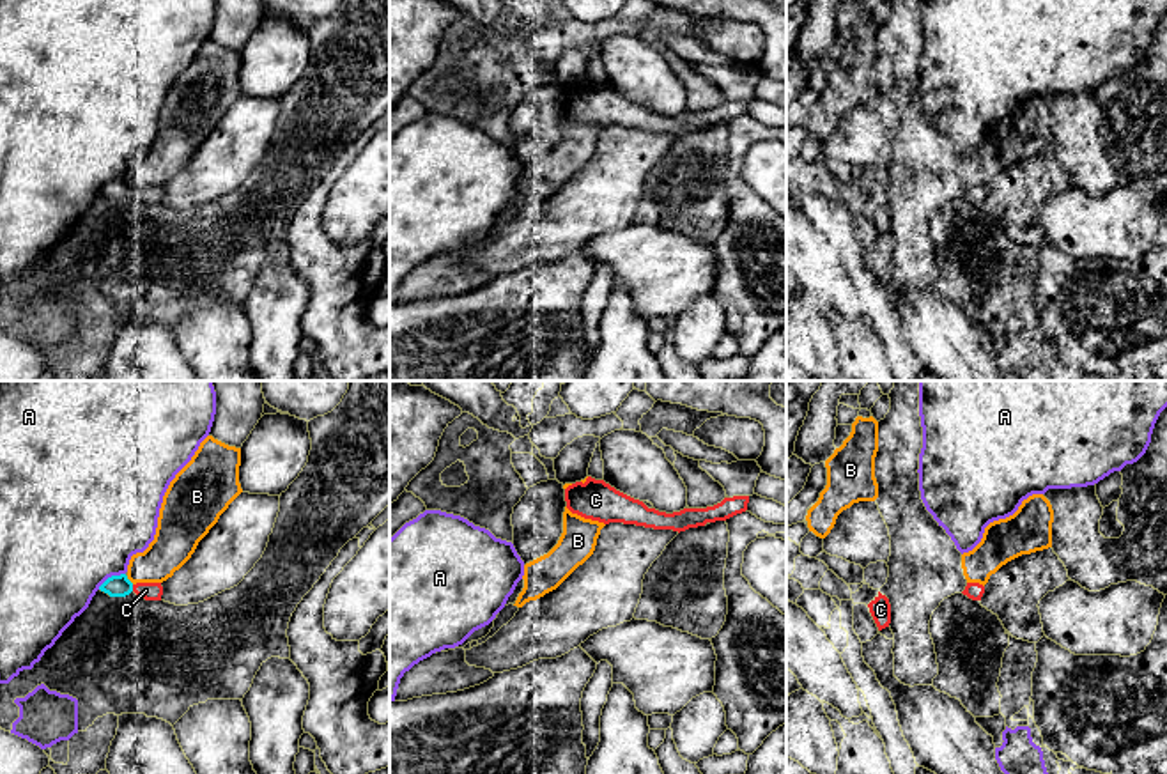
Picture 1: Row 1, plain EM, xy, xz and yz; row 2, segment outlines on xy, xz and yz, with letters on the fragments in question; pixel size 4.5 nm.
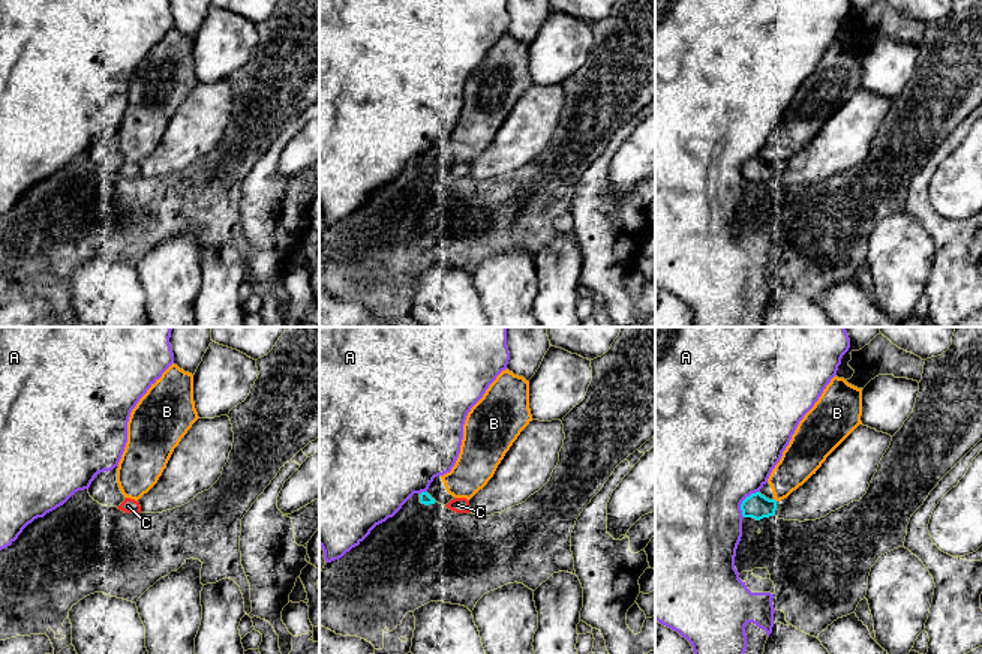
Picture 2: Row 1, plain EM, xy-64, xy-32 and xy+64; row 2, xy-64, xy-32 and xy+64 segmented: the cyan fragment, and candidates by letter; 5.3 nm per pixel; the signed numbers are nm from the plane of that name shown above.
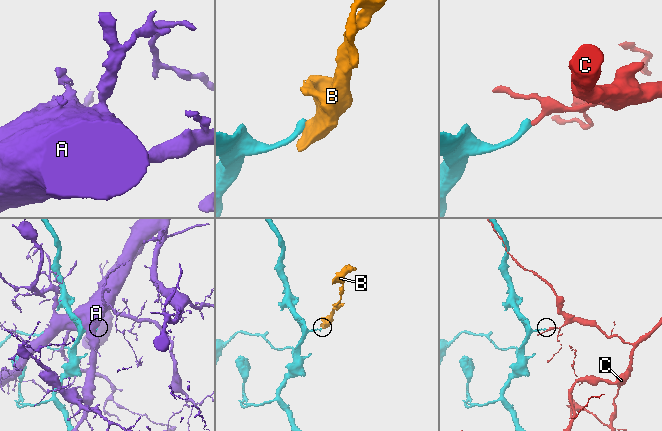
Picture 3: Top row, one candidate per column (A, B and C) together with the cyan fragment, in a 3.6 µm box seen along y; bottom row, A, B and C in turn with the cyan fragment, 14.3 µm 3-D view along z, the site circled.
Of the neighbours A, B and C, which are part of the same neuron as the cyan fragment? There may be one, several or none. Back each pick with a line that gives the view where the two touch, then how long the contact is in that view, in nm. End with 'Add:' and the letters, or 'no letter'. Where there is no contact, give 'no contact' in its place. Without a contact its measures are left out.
Add: no letter

